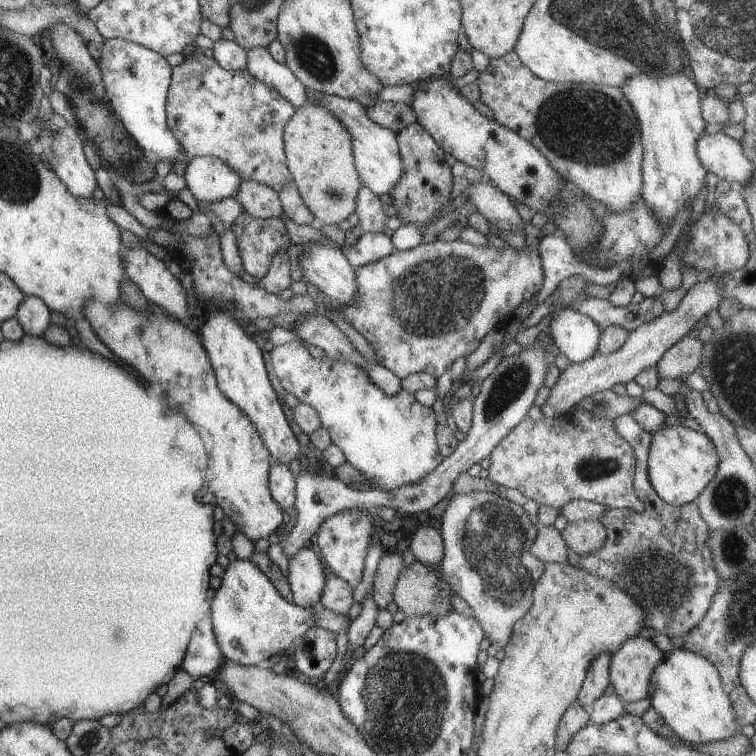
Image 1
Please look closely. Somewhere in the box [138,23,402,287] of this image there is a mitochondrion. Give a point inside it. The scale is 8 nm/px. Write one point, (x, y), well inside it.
(314, 56)

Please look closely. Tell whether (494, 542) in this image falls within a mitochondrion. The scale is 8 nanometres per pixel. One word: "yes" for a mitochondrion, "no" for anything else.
yes

